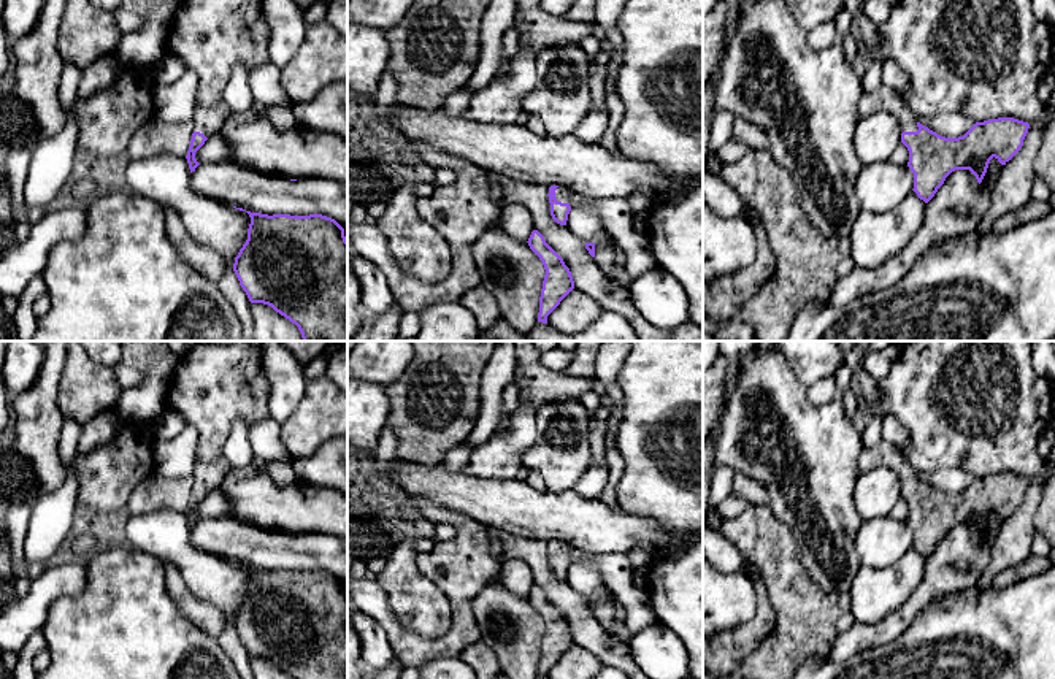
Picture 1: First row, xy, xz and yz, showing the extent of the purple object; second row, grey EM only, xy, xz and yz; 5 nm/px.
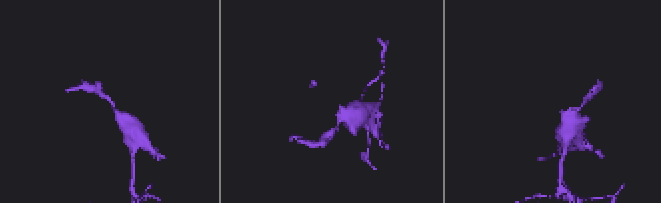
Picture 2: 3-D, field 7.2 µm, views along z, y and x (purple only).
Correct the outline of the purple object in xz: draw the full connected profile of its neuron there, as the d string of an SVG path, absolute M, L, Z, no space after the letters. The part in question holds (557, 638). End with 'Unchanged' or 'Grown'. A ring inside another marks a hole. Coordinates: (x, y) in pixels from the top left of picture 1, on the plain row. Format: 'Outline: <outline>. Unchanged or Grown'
Outline: M538 585L531 587L527 598L546 625L539 652L538 677L547 679L547 671L574 644L574 636L563 614L546 598Z. Unchanged

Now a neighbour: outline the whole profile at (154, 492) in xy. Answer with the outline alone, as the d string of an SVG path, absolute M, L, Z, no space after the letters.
M151 473L130 495L127 509L130 516L167 508L186 512L194 489L194 476L168 479Z

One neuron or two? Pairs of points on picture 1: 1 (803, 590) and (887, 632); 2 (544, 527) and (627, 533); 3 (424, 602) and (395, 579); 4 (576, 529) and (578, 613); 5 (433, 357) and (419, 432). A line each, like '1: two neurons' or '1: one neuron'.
1: two neurons
2: one neuron
3: one neuron
4: two neurons
5: one neuron

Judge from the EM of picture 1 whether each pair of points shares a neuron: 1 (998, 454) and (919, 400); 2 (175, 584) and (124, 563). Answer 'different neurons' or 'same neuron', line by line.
1: same neuron
2: different neurons

